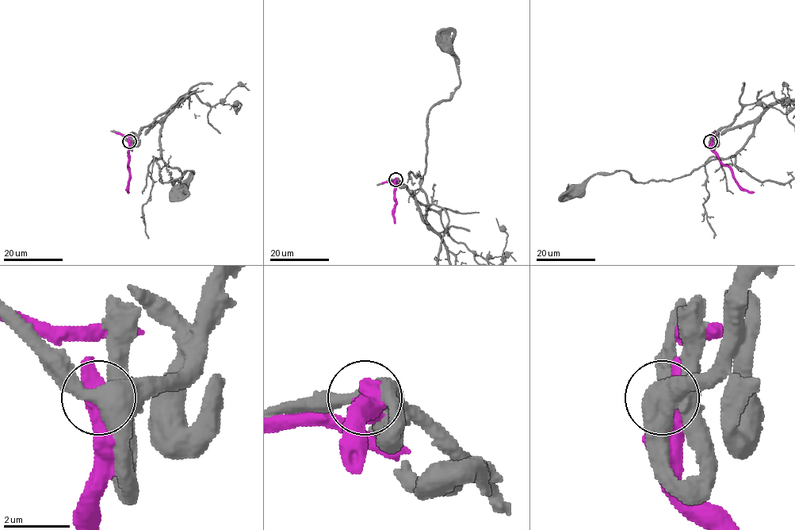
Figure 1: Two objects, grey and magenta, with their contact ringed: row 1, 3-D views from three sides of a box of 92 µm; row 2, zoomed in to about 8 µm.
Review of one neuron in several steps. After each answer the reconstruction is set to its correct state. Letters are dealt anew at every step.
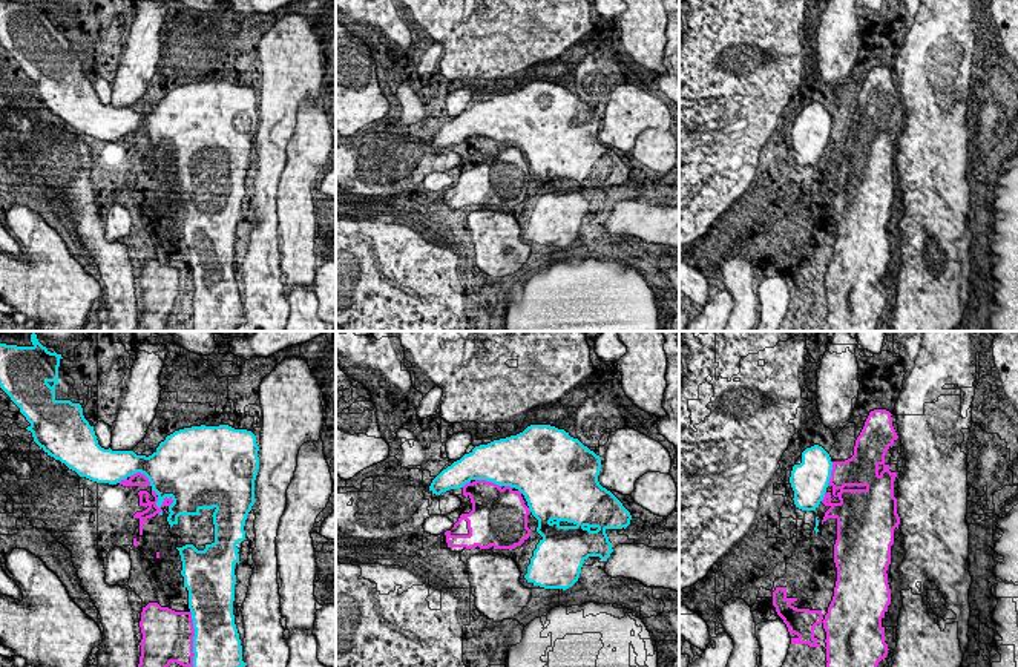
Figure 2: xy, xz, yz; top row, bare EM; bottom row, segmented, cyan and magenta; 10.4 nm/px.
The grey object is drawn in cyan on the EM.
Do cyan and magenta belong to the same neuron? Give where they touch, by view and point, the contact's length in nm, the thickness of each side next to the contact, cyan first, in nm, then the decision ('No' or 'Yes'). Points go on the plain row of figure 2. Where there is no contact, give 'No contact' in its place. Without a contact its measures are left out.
Touches cyan at xy (193, 296). Shared border 600 nm. Thickness 500 nm (cyan) against 480 nm. No

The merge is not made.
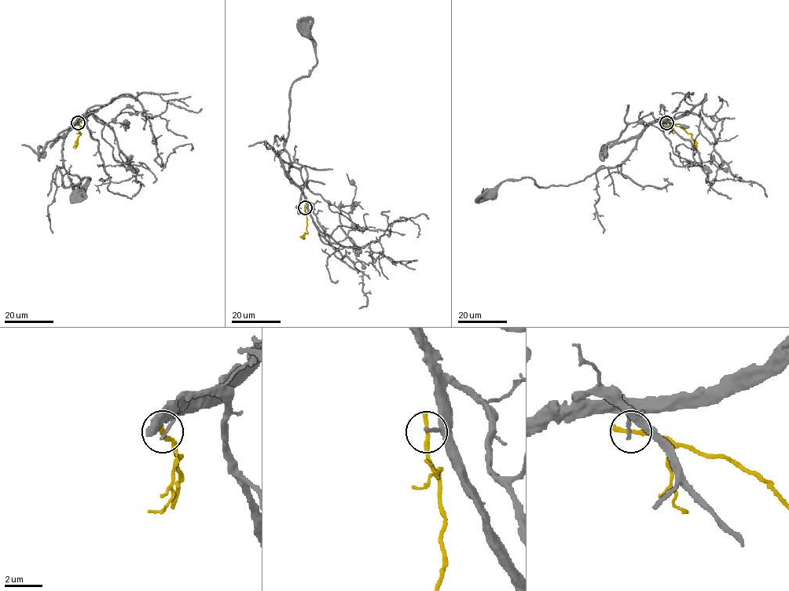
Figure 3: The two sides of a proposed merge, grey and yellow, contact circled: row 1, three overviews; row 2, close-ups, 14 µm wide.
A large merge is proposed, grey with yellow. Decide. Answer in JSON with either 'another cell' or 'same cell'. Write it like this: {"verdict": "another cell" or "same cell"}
{"verdict": "another cell"}

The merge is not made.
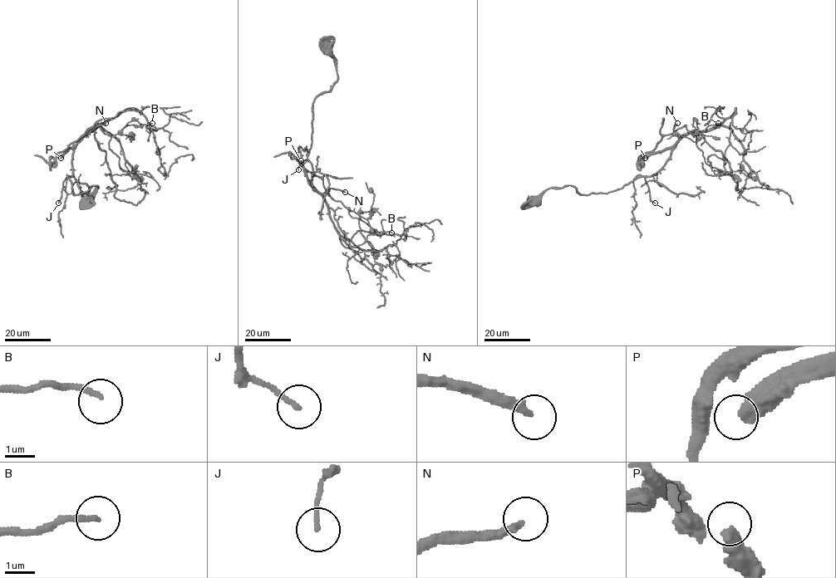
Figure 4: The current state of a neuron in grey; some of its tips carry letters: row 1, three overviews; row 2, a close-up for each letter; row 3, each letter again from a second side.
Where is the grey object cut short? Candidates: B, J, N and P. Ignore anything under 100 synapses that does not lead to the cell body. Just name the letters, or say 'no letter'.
N

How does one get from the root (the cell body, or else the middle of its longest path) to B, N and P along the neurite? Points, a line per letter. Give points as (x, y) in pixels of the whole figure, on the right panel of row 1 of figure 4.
B: (533, 199), (621, 189), (720, 125), (749, 173), (705, 163), (696, 136), (718, 123)
N: (533, 199), (549, 188), (568, 185), (581, 194), (607, 193), (654, 174), (677, 140), (673, 129), (677, 123)
P: (533, 199), (549, 188), (568, 185), (581, 194), (621, 189), (639, 177), (654, 174), (671, 149), (645, 158)

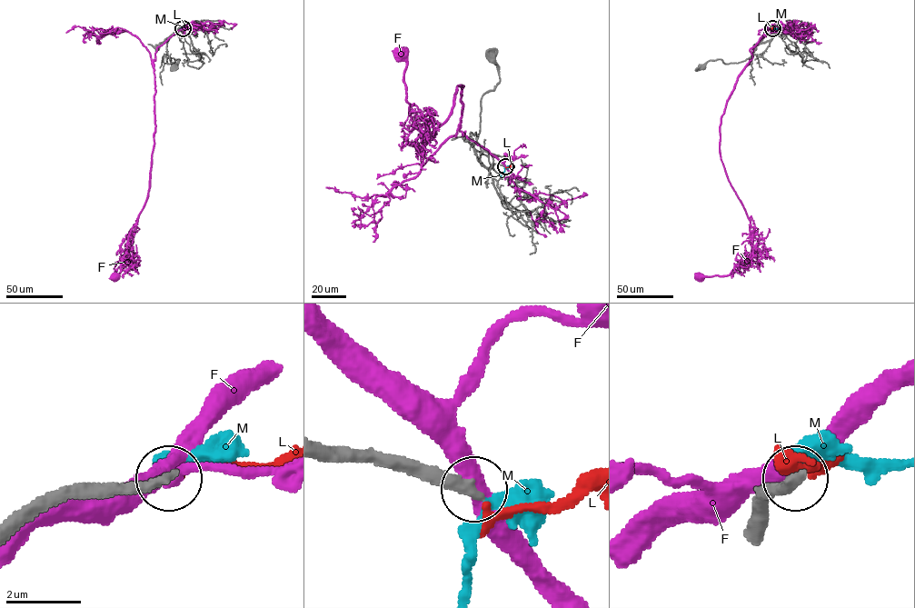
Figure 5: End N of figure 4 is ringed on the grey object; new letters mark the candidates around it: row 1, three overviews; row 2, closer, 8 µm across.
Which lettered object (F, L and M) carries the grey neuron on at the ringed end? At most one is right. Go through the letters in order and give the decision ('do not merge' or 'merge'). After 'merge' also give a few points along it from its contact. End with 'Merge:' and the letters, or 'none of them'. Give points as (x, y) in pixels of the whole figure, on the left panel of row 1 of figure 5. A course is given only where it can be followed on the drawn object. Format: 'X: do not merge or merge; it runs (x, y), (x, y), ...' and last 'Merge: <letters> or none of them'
F: do not merge
L: do not merge
M: do not merge
Merge: none of them

